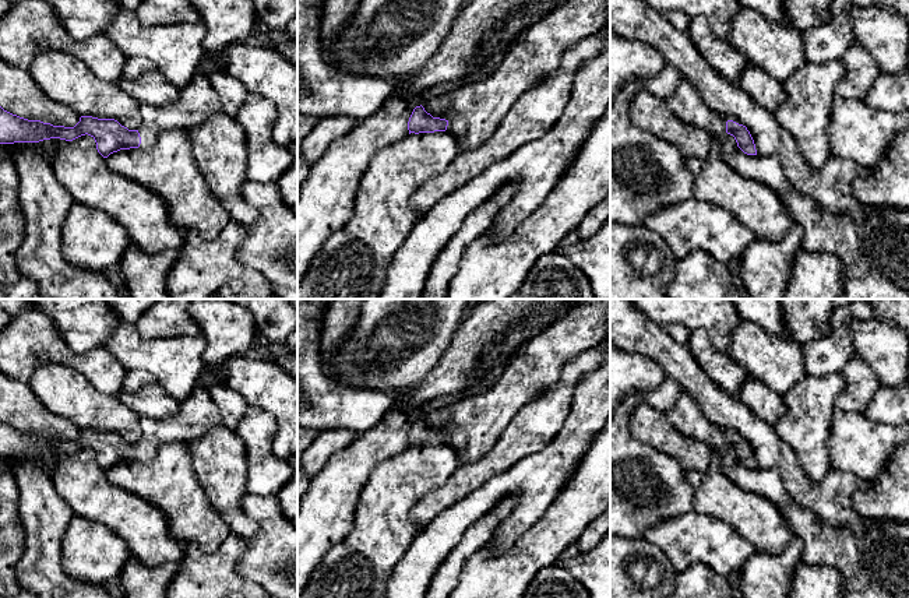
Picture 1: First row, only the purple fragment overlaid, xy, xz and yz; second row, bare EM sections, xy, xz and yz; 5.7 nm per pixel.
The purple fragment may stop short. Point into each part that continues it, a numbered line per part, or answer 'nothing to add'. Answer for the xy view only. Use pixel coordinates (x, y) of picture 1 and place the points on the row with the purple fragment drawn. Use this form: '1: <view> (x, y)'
1: xy (197, 101)

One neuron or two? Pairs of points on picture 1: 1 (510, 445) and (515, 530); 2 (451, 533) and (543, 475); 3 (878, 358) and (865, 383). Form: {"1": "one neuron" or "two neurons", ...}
{"1": "two neurons", "2": "one neuron", "3": "two neurons"}

